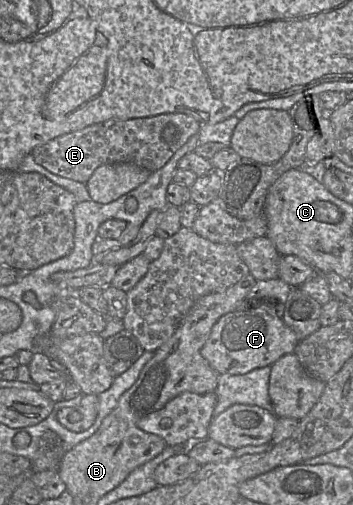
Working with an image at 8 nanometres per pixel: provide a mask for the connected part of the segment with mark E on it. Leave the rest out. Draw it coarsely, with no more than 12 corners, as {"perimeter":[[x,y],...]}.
{"perimeter":[[185,114],[108,120],[30,154],[86,183],[104,164],[159,170],[200,124]]}

